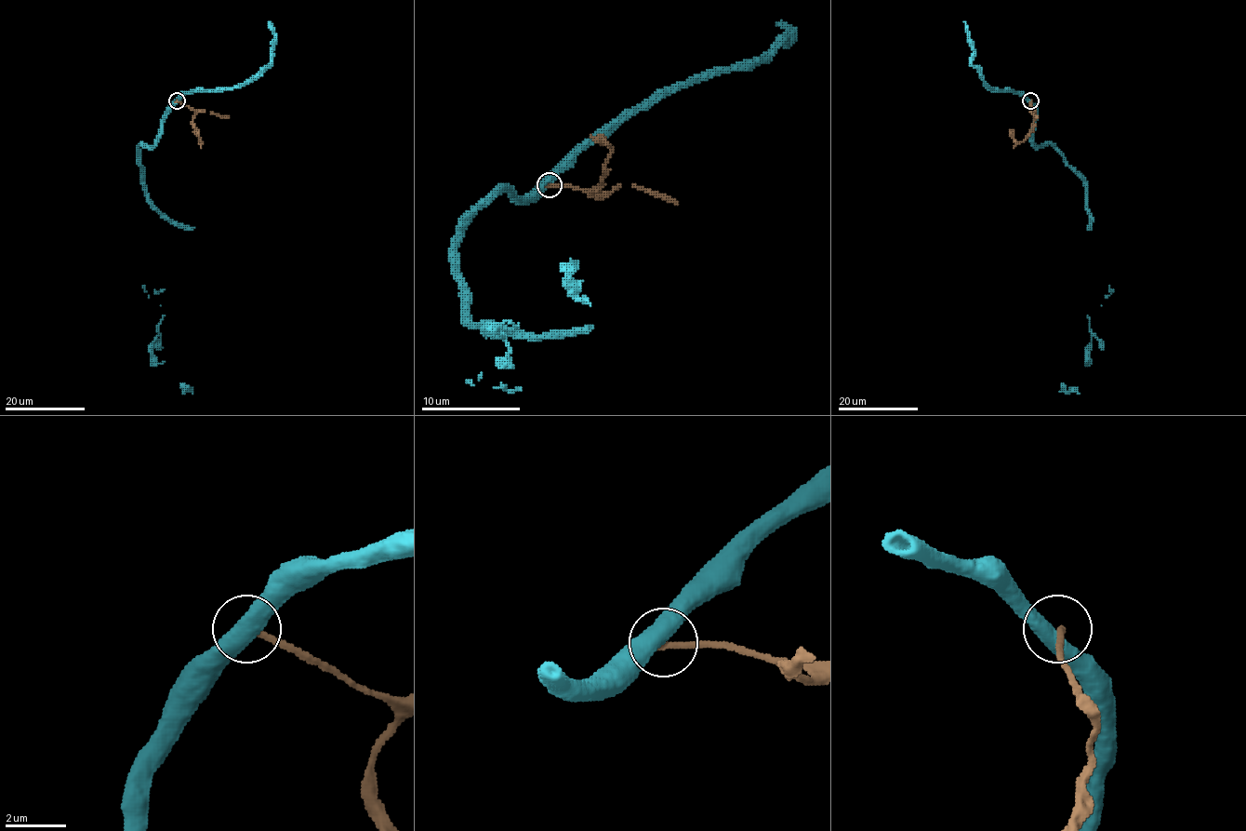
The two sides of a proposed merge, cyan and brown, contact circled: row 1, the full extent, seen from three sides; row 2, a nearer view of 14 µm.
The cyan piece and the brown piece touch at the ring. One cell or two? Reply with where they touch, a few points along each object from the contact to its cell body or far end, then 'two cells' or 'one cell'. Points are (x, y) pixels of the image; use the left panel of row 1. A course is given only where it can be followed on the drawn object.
at (177, 100); cyan runs (176, 101), (155, 143), (139, 147), (139, 165), (147, 198), (184, 229), (152, 344), (182, 384); brown runs (176, 101), (196, 112), (193, 127), (201, 142), (193, 131); two cells

